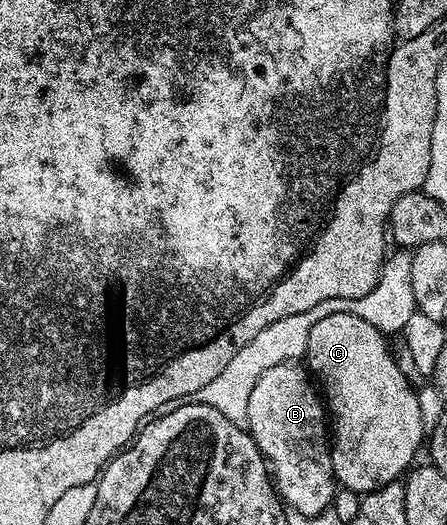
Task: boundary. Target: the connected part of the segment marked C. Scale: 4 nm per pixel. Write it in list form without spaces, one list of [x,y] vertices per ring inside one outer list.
[[[356,312],[349,314],[325,314],[317,323],[308,327],[309,335],[305,341],[305,357],[307,370],[314,379],[321,378],[320,385],[323,387],[323,401],[327,407],[328,417],[331,419],[331,449],[333,452],[333,477],[344,489],[354,490],[356,494],[367,495],[373,490],[383,488],[389,482],[396,482],[414,465],[413,457],[417,454],[417,449],[422,449],[423,439],[426,437],[427,431],[421,413],[419,412],[419,400],[417,399],[417,390],[414,383],[406,379],[396,364],[394,351],[391,349],[390,343],[387,344],[386,335],[380,334],[375,328],[371,328],[371,324],[367,324],[367,320],[363,320]]]

